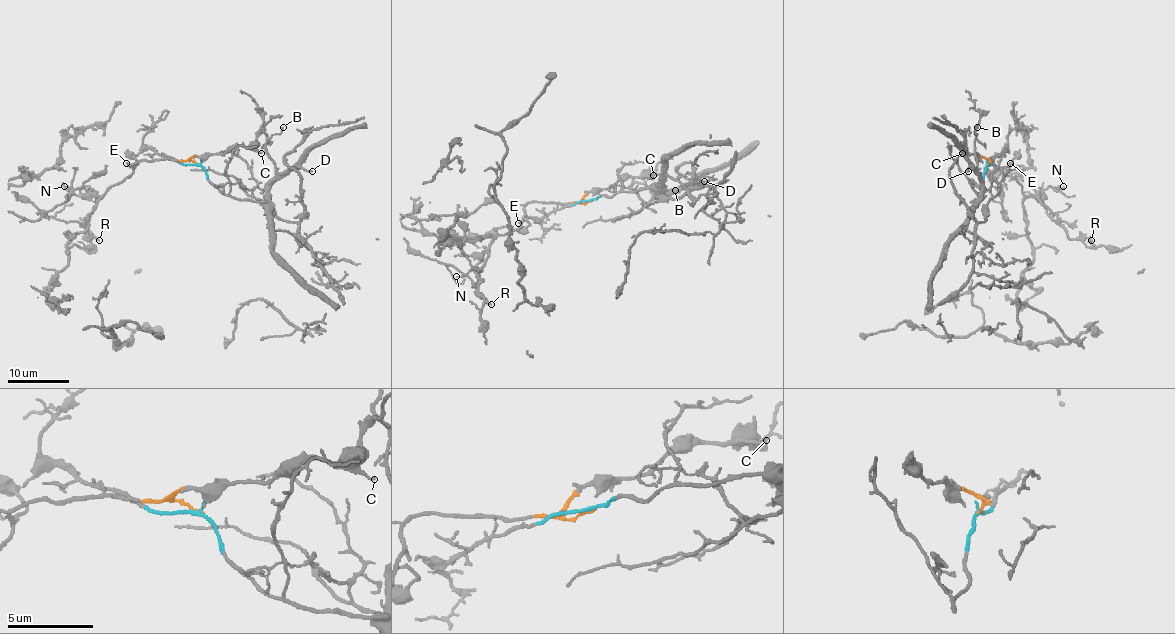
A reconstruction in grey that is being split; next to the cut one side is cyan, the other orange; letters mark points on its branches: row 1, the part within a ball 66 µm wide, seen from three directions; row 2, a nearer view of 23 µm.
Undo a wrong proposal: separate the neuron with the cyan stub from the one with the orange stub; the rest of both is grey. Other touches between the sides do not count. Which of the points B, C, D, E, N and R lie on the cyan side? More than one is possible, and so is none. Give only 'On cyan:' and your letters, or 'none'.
On cyan: B, D

